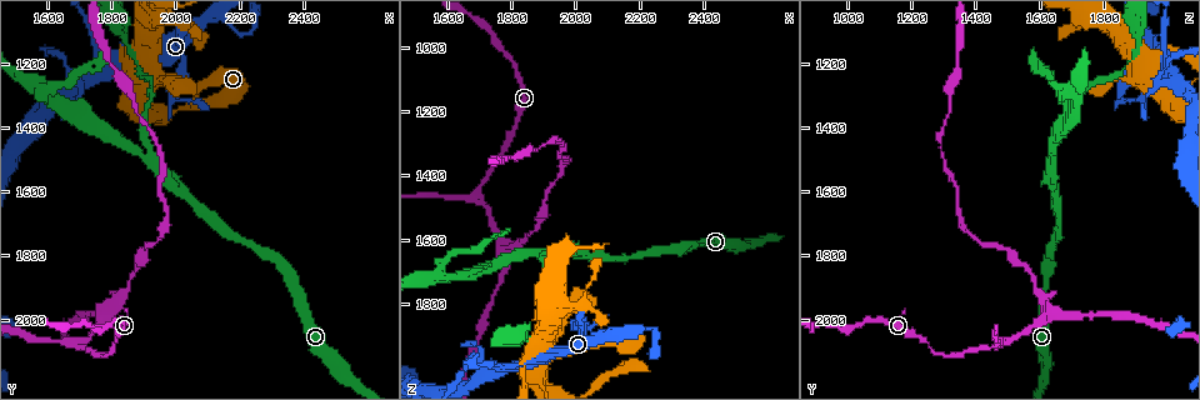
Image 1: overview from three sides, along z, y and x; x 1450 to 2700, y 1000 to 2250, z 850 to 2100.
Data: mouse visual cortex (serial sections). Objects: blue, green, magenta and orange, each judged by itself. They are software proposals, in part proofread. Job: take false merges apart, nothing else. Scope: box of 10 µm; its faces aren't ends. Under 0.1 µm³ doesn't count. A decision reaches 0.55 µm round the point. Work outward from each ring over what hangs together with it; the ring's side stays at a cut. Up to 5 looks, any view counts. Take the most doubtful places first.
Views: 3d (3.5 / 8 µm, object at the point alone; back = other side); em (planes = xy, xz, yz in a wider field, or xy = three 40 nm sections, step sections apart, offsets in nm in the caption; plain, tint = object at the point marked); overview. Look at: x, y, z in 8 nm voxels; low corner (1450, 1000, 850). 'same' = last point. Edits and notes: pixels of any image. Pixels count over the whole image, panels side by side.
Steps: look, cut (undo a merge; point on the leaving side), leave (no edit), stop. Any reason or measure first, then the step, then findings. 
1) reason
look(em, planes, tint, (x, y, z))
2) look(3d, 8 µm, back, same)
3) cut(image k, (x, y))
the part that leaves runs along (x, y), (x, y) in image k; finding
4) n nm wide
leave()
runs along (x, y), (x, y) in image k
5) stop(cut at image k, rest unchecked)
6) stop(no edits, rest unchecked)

look(3d, 3.5 µm, (1800, 1970, 1620))

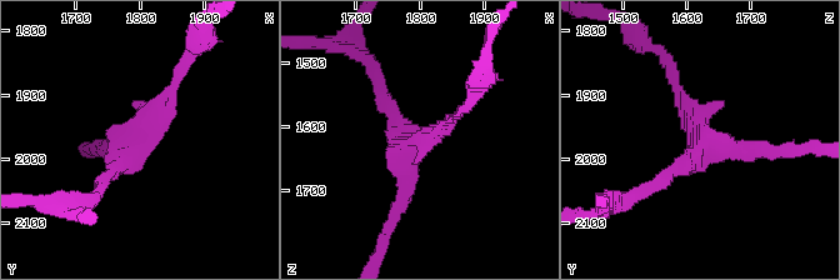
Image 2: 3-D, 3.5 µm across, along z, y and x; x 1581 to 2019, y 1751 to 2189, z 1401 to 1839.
need the tissue
look(em, xy, step 1, tint, (1795, 1975, 1625))

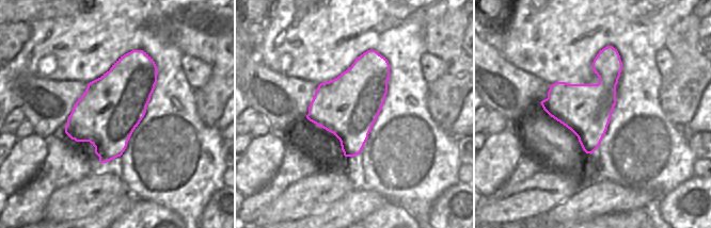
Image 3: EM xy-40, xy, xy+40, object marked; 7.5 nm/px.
leave()
runs along (98, 189), (136, 150), (179, 78) in image 2; continuous, no second cell

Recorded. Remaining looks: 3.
three-way junction
look(3d, 3.5 µm, back, (1850, 1200, 1980))

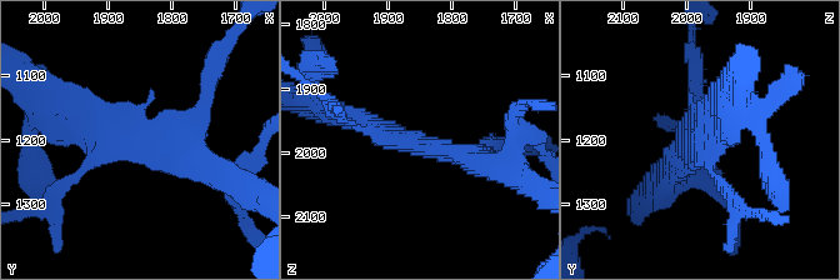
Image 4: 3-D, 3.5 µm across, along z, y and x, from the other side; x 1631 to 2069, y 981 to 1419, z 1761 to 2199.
look(em, xy, step 2, tint, (1850, 1205, 1985))

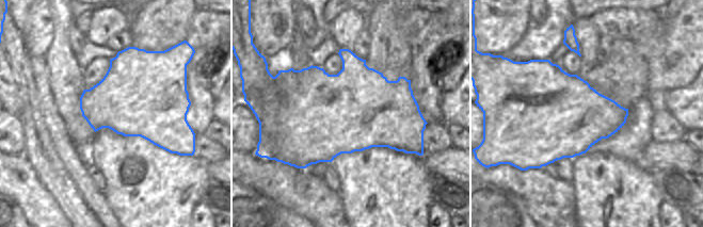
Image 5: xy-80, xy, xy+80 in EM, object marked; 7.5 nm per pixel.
look(em, xy, step 5, tint, same)

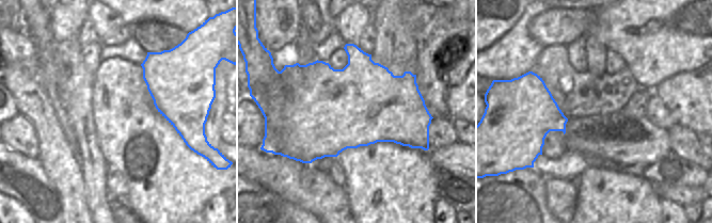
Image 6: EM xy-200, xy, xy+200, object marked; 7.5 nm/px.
650 nm wide
leave()
runs along (71, 118), (213, 171) in image 4; continuous, no second cell

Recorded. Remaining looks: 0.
stop(no edits, rest unchecked)

